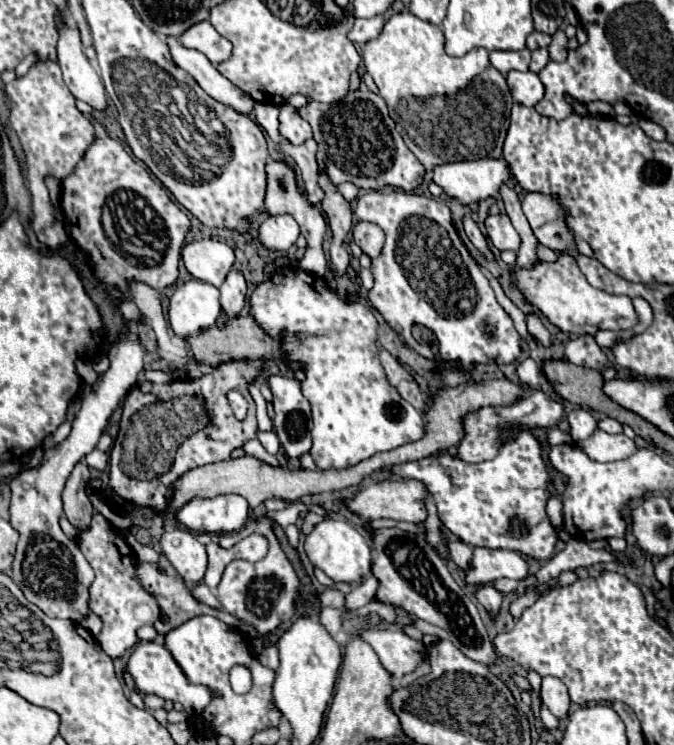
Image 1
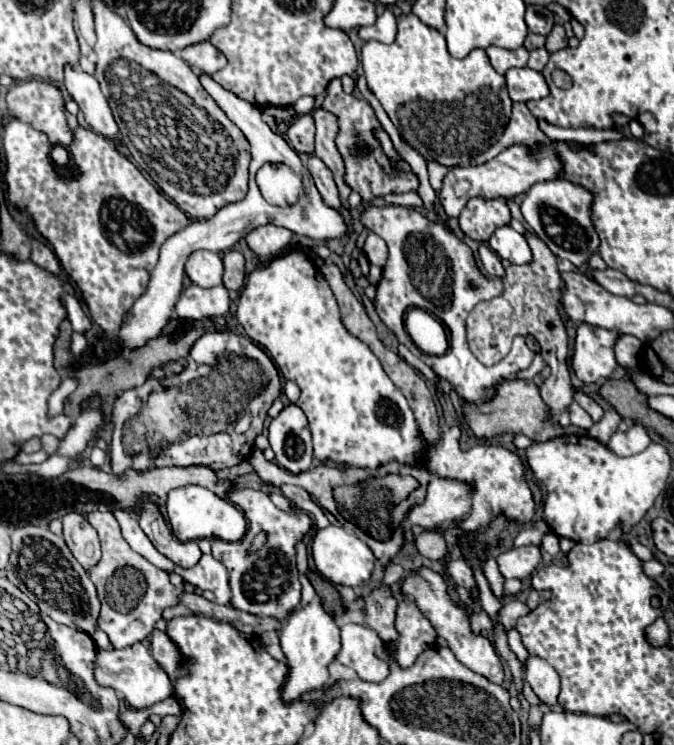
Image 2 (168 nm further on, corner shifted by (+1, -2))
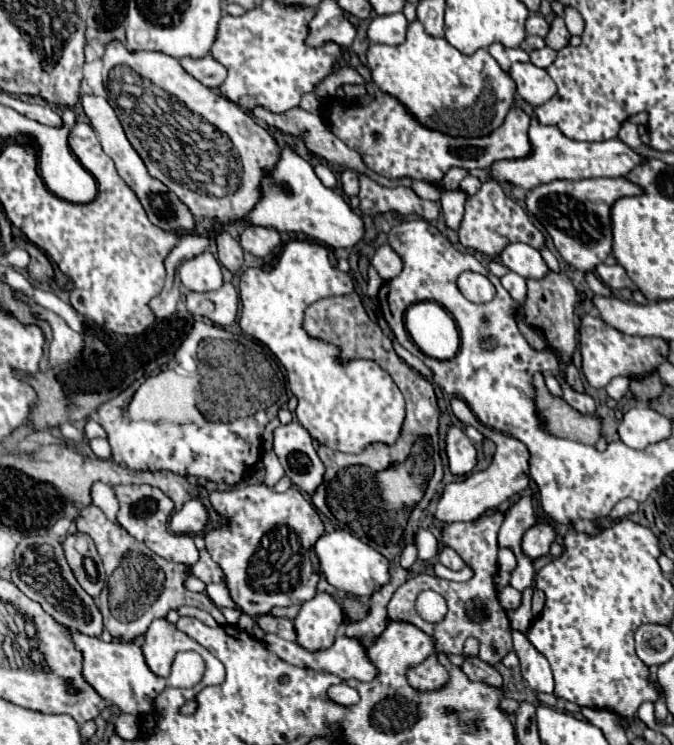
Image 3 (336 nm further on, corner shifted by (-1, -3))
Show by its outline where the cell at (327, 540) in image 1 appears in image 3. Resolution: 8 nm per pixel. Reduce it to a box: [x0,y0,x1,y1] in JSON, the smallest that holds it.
[314,529,390,597]

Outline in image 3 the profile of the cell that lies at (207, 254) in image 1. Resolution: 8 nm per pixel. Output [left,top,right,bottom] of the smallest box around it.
[180,251,222,291]

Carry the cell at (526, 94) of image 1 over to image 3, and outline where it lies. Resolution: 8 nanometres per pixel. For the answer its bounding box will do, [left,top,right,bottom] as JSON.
[510,63,556,107]

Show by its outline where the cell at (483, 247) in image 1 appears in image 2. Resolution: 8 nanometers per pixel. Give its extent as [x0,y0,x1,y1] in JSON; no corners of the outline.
[478,242,504,278]

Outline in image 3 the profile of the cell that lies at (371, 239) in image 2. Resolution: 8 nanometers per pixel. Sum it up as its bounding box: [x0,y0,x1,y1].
[372,245,402,281]

